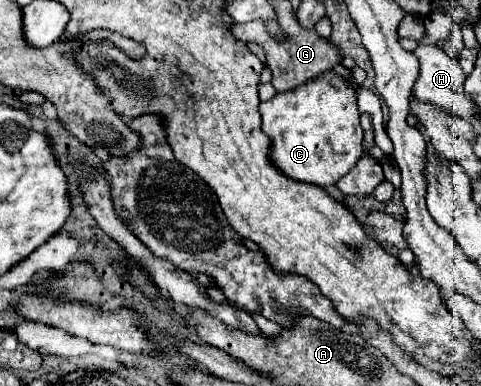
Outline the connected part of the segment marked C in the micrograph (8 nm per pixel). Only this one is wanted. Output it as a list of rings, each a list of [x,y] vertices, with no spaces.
[[[334,70],[292,88],[278,92],[274,98],[260,102],[262,130],[272,140],[270,158],[286,176],[330,186],[336,184],[362,156],[362,126],[356,106],[356,90]]]

